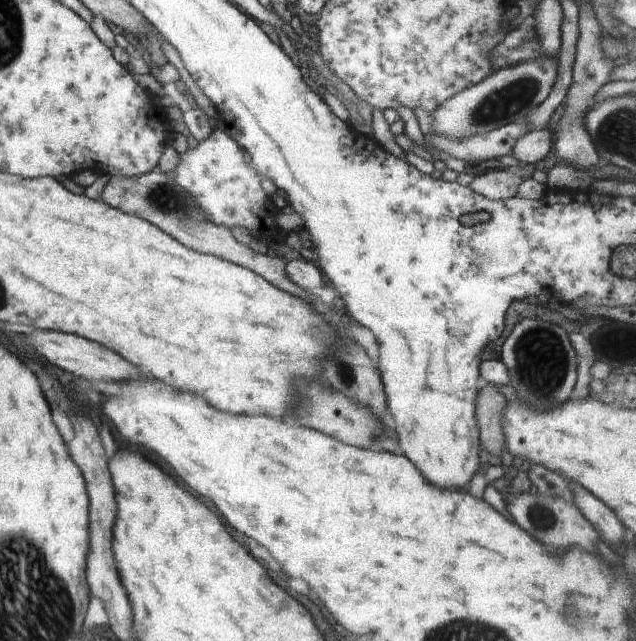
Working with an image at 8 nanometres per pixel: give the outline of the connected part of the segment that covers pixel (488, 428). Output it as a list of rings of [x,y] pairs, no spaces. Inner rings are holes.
[[[492,383],[486,384],[477,394],[475,415],[479,426],[481,445],[489,454],[500,454],[505,444],[502,413],[506,410],[507,400]]]

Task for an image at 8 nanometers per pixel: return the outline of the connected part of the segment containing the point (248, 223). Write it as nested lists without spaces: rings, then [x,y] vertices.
[[[216,128],[206,140],[200,141],[196,148],[188,148],[186,152],[182,152],[178,167],[169,174],[174,177],[176,184],[193,196],[207,219],[230,229],[233,226],[248,228],[254,235],[254,230],[258,230],[262,222],[258,212],[264,210],[268,198],[261,186],[264,177],[244,162],[243,153],[231,136]]]

